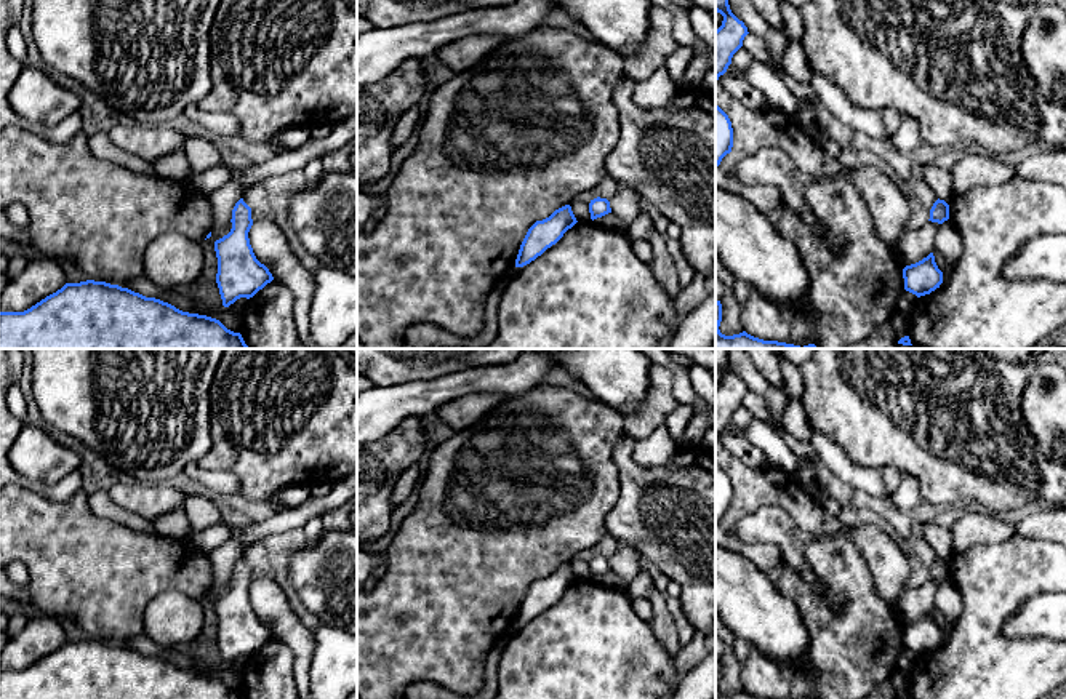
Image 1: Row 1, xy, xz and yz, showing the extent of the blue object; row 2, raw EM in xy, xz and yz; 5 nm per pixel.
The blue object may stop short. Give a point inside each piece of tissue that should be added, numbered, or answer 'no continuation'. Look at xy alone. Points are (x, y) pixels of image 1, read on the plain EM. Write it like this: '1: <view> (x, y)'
no continuation

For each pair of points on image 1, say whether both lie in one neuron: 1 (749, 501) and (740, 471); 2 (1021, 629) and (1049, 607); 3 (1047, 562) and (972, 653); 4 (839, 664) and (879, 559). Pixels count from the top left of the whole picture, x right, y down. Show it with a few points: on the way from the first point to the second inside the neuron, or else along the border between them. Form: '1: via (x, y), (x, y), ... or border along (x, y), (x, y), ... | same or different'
1: via (749, 493), (749, 485), (745, 479) | same
2: via (1028, 623), (1042, 613) | same
3: via (1023, 581), (980, 624), (980, 629) | same
4: border along (853, 544), (873, 587), (895, 602) | different

